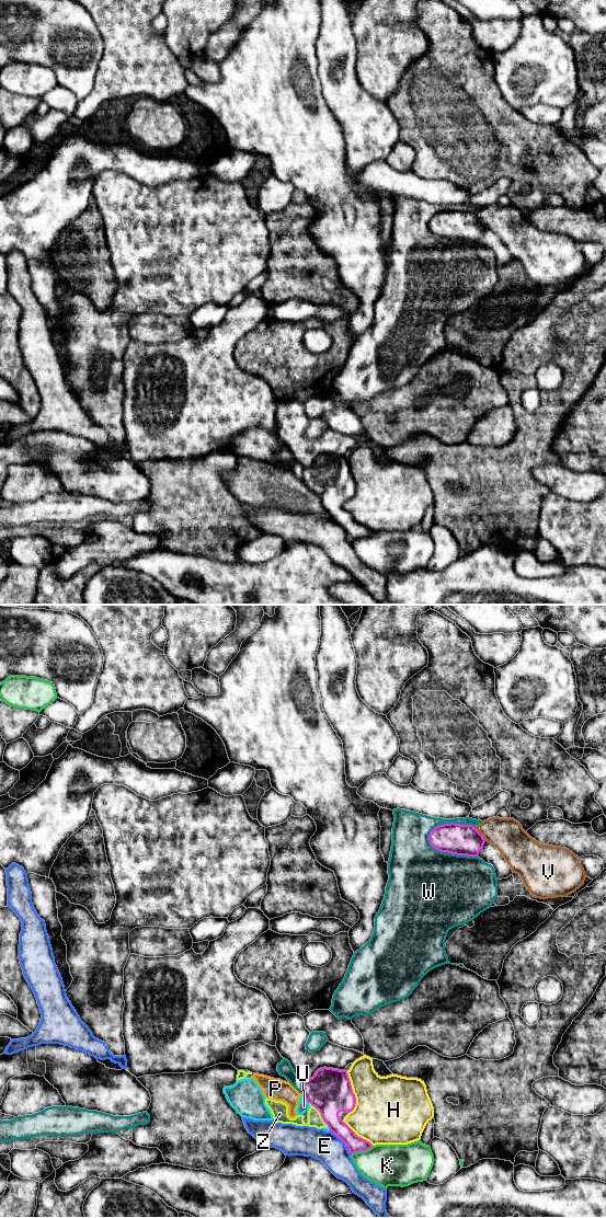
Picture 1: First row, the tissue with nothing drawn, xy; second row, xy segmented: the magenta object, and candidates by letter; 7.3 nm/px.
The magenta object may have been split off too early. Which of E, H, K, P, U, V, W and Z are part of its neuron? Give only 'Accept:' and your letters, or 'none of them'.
Accept: none of them

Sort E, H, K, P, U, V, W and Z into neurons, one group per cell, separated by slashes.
E / H / K / P U Z / V / W

